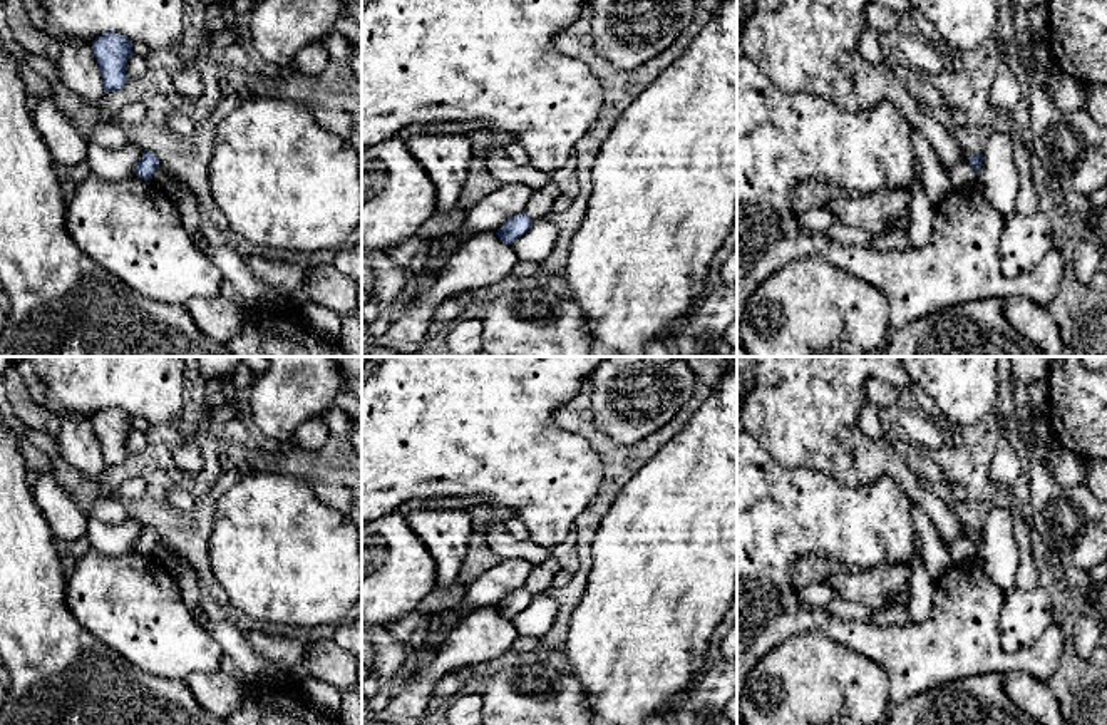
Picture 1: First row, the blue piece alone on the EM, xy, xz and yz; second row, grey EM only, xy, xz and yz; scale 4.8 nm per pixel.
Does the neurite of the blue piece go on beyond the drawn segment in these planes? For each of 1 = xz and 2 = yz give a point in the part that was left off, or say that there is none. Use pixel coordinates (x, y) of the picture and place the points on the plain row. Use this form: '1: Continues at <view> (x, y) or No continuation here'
1: No continuation here
2: No continuation here

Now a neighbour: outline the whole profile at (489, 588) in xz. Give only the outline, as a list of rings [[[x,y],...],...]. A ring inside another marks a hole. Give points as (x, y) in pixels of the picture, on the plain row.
[[[501,559],[467,584],[464,601],[496,608],[507,594],[526,586],[534,566],[524,559]]]

